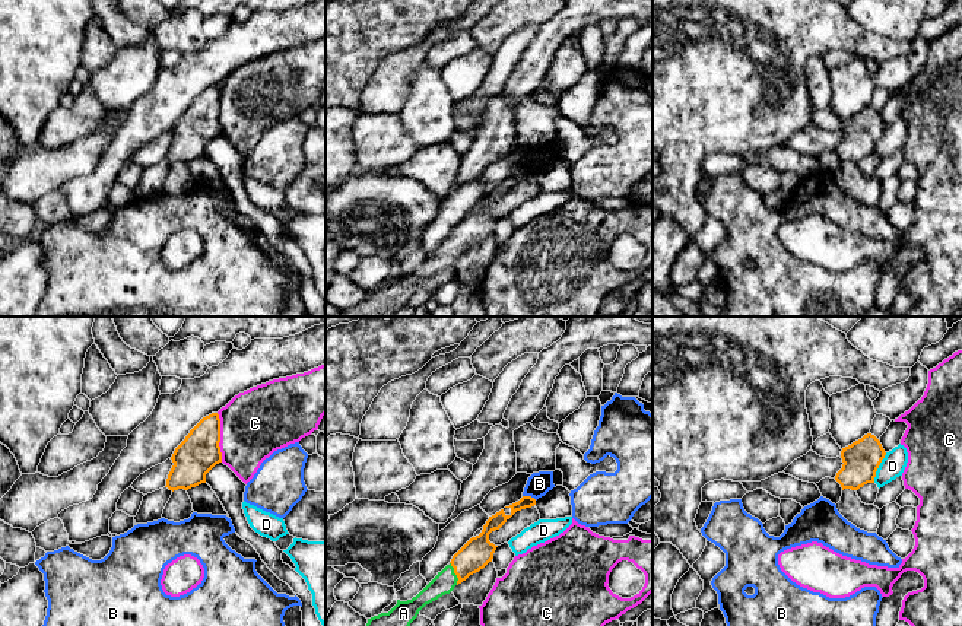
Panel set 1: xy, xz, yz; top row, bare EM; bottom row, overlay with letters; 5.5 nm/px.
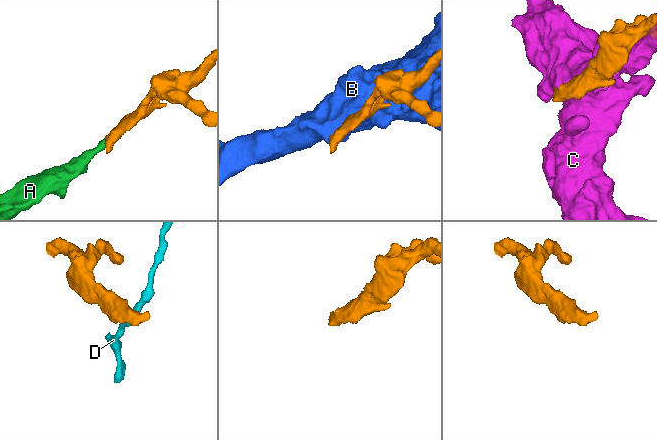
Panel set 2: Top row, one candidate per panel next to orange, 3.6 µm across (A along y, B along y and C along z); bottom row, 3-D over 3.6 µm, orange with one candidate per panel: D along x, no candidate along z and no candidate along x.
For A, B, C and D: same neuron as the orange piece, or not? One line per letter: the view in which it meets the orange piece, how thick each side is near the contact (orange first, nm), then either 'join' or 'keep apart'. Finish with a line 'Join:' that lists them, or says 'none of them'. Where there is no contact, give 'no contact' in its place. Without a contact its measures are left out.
A: contact in xz; calibres 170 and 120 nm; join
B: contact in xz; calibres 80 and 130 nm; keep apart
C: contact in xy; calibres 220 and 380 nm; keep apart
D: contact in yz; calibres 200 and 140 nm; keep apart
Join: A

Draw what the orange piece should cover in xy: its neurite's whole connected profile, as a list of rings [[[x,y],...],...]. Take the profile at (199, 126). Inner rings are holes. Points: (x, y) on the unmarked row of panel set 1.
[[[218,86],[203,90],[175,121],[166,159],[169,163],[188,163],[206,156],[206,147],[219,136],[220,92]]]

